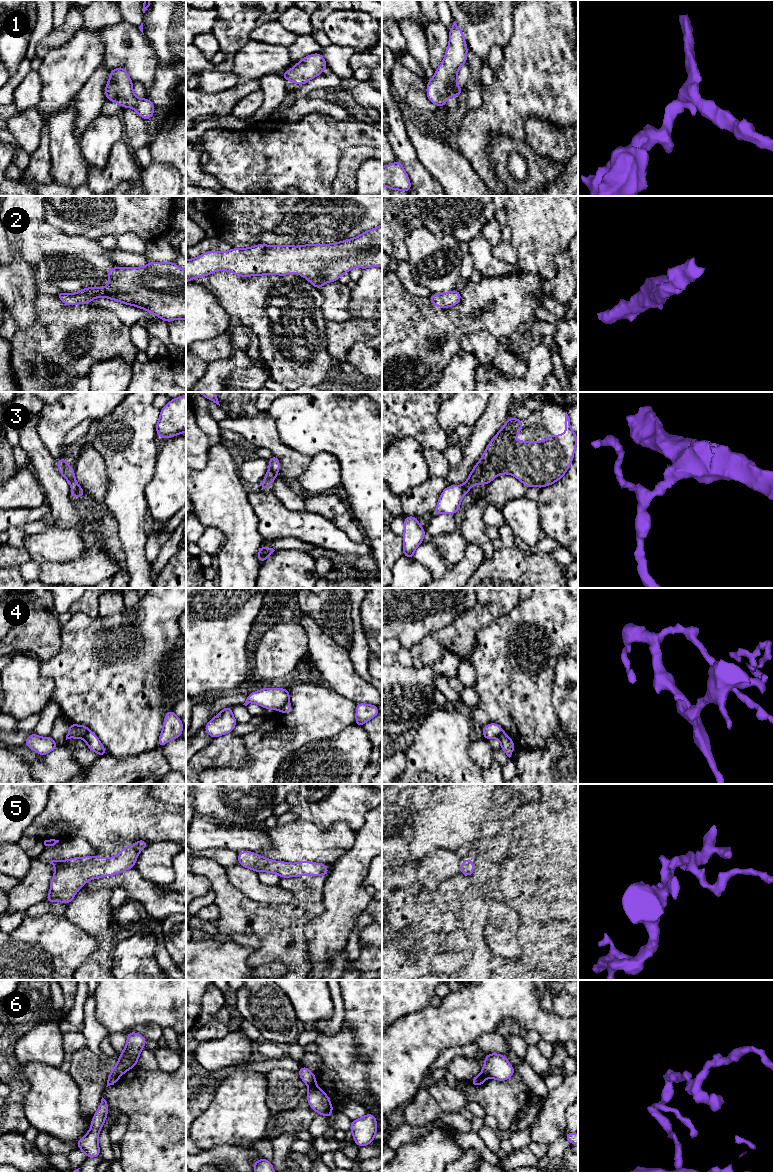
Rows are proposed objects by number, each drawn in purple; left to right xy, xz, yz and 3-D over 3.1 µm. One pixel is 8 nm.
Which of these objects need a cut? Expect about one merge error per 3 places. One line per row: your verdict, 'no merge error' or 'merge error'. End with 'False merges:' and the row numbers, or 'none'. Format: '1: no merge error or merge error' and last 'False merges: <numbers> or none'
1: no merge error
2: no merge error
3: merge error
4: merge error
5: no merge error
6: merge error
False merges: 3, 4, 6

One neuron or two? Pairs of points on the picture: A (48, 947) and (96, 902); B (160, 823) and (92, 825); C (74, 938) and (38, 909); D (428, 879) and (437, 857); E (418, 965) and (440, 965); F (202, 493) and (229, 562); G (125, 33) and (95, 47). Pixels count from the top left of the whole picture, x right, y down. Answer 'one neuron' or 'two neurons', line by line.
A: two neurons
B: one neuron
C: two neurons
D: one neuron
E: two neurons
F: one neuron
G: two neurons

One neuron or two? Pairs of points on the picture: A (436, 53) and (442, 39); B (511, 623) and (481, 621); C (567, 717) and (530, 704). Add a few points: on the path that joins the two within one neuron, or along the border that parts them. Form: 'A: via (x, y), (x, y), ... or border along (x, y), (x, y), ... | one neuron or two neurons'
A: via (437, 50), (439, 42) | one neuron
B: border along (511, 609), (483, 627), (477, 633), (475, 639) | two neurons
C: border along (551, 690), (551, 703), (559, 728), (550, 736) | two neurons

